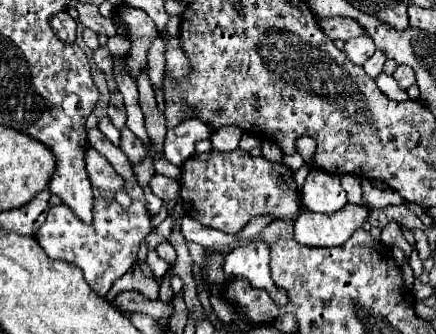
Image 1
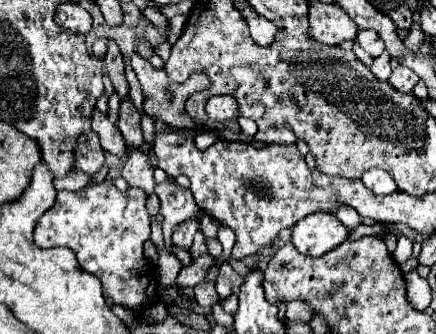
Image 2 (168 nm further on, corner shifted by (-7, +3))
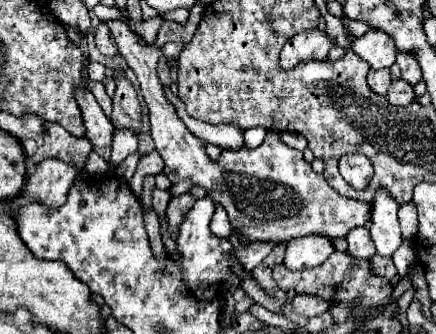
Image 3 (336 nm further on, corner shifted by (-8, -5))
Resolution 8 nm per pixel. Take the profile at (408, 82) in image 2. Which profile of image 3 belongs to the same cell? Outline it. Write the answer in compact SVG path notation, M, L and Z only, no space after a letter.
M398 80L398 82L392 82L392 84L390 84L386 98L388 98L390 104L394 104L394 106L408 106L408 104L412 104L412 100L414 100L414 90L412 90L412 86L410 86L408 82Z

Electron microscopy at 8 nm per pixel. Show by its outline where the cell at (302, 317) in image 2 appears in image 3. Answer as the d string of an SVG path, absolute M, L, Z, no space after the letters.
M296 296L292 300L296 312L312 318L312 316L320 316L320 312L326 312L330 308L330 304L326 300L320 300L318 296Z

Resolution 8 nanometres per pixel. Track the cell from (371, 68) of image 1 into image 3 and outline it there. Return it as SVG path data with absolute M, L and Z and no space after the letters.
M386 68L384 70L370 70L368 72L368 86L376 94L386 94L390 82L392 82L390 80L390 72Z

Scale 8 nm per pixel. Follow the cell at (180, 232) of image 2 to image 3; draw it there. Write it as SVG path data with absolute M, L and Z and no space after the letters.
M186 192L186 194L182 194L182 196L176 196L176 198L170 200L166 214L168 214L168 232L170 232L172 236L176 234L176 224L178 224L178 220L182 220L184 214L186 214L192 206L194 206L194 196L192 196L190 192Z

